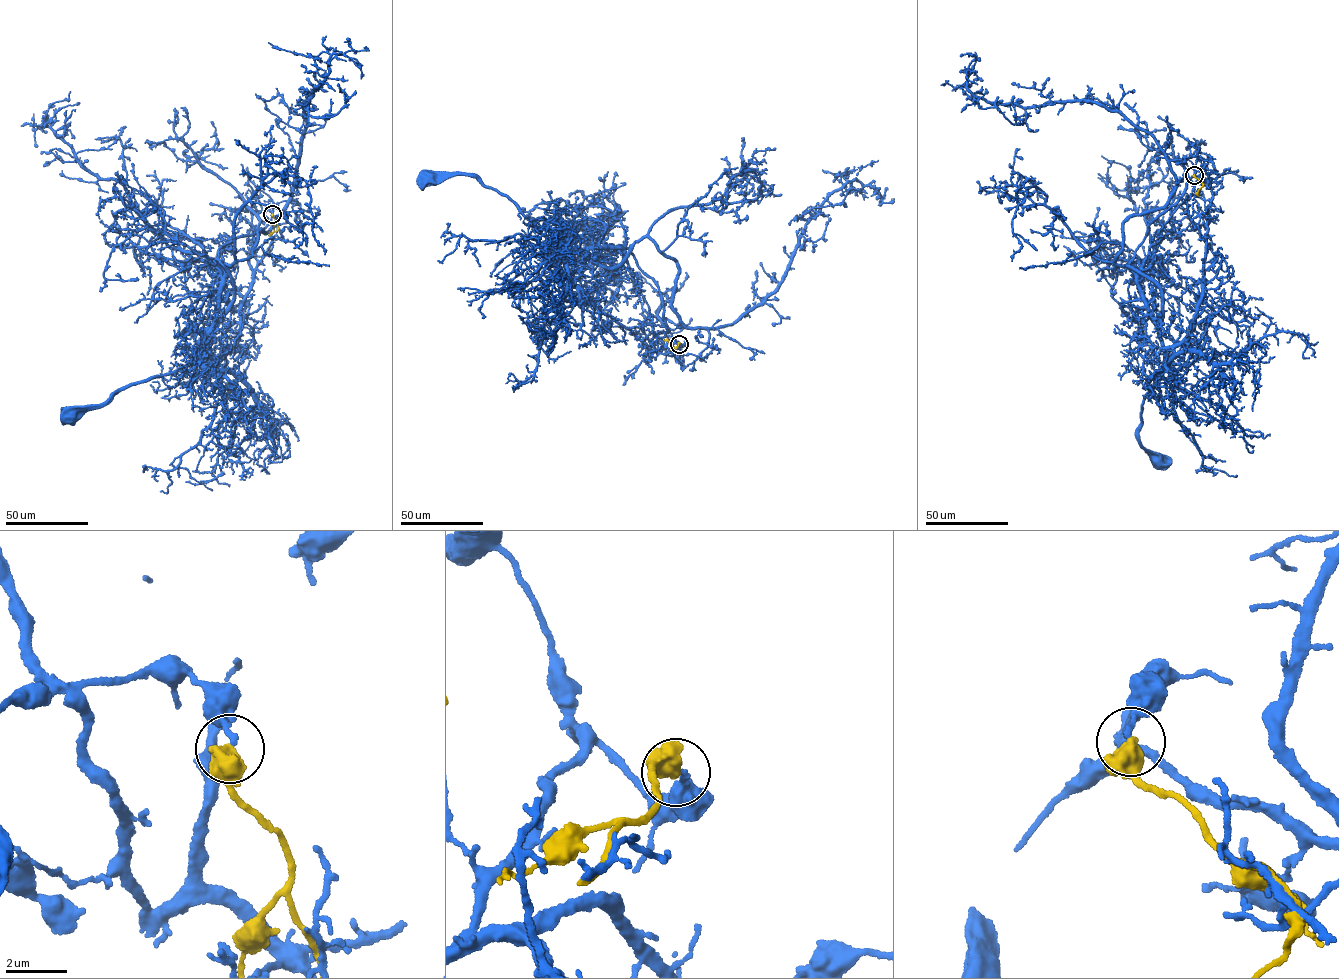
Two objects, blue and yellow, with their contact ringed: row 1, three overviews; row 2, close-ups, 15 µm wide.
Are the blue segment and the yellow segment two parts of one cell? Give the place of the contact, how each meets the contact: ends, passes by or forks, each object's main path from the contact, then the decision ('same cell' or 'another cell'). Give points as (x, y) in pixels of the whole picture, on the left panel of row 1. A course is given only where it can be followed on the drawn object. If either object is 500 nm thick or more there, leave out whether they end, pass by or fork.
(272, 214) | blue via (273, 214), (266, 211), (267, 225), (249, 257), (252, 288), (236, 345), (70, 415) | yellow via (272, 214), (278, 230), (269, 231) | another cell

